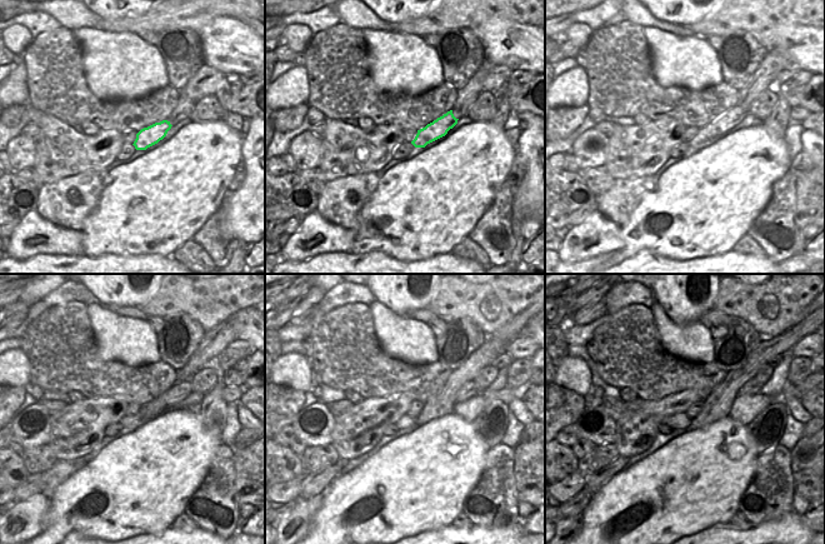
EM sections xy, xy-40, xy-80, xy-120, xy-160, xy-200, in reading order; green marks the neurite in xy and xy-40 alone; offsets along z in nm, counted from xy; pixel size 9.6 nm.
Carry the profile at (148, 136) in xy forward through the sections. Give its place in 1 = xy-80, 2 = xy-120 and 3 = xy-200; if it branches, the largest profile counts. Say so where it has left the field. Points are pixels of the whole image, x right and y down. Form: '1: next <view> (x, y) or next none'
1: next xy-80 (719, 126)
2: next xy-120 (179, 392)
3: next xy-200 (753, 387)

